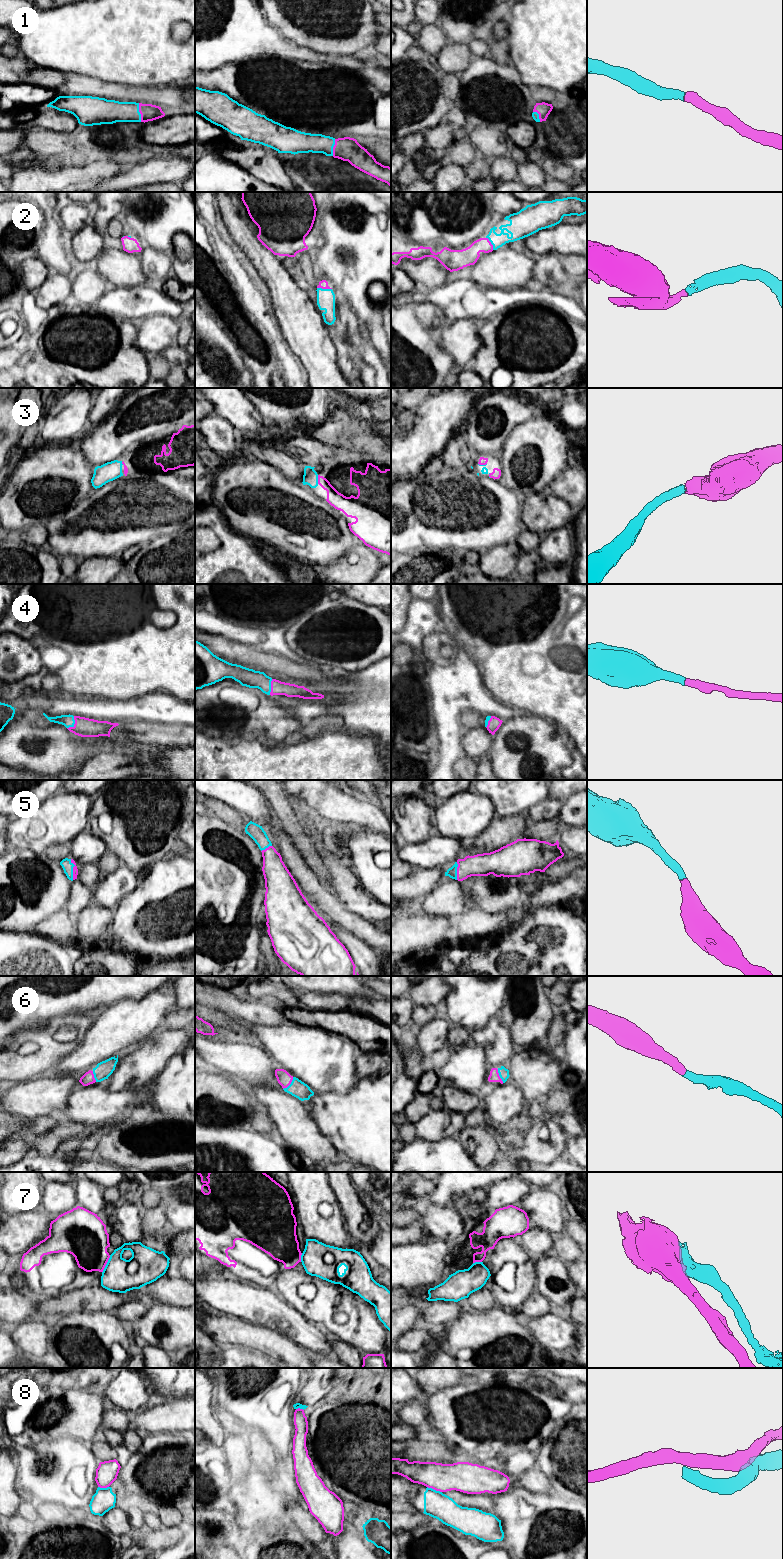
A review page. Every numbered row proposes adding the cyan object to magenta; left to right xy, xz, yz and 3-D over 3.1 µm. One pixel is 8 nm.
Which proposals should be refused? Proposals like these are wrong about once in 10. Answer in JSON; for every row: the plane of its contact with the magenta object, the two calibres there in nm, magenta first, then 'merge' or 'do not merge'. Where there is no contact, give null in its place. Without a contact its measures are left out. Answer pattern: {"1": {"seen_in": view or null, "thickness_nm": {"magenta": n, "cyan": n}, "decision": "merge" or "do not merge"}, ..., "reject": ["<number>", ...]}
{"1": {"seen_in": "xy", "thickness_nm": {"magenta": 140, "cyan": 190}, "decision": "merge"}, "2": {"seen_in": "xz", "thickness_nm": {"magenta": 70, "cyan": 140}, "decision": "merge"}, "3": {"seen_in": "xz", "thickness_nm": {"magenta": 120, "cyan": 120}, "decision": "merge"}, "4": {"seen_in": "xy", "thickness_nm": {"magenta": 160, "cyan": 100}, "decision": "merge"}, "5": {"seen_in": "xy", "thickness_nm": {"magenta": 50, "cyan": 90}, "decision": "merge"}, "6": {"seen_in": "xz", "thickness_nm": {"magenta": 110, "cyan": 140}, "decision": "merge"}, "7": {"seen_in": "xy", "thickness_nm": {"magenta": 340, "cyan": 280}, "decision": "do not merge"}, "8": {"seen_in": "yz", "thickness_nm": {"magenta": 240, "cyan": 200}, "decision": "do not merge"}, "reject": ["7", "8"]}

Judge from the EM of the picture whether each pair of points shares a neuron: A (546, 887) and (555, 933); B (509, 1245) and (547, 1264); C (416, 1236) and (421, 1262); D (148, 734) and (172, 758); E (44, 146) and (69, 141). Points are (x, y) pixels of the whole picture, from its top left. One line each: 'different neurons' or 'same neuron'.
A: different neurons
B: different neurons
C: different neurons
D: different neurons
E: same neuron

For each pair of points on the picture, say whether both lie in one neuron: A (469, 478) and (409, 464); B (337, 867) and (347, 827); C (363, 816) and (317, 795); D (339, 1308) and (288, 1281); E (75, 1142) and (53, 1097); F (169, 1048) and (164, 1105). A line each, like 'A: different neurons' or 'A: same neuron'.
A: different neurons
B: different neurons
C: same neuron
D: same neuron
E: different neurons
F: different neurons

